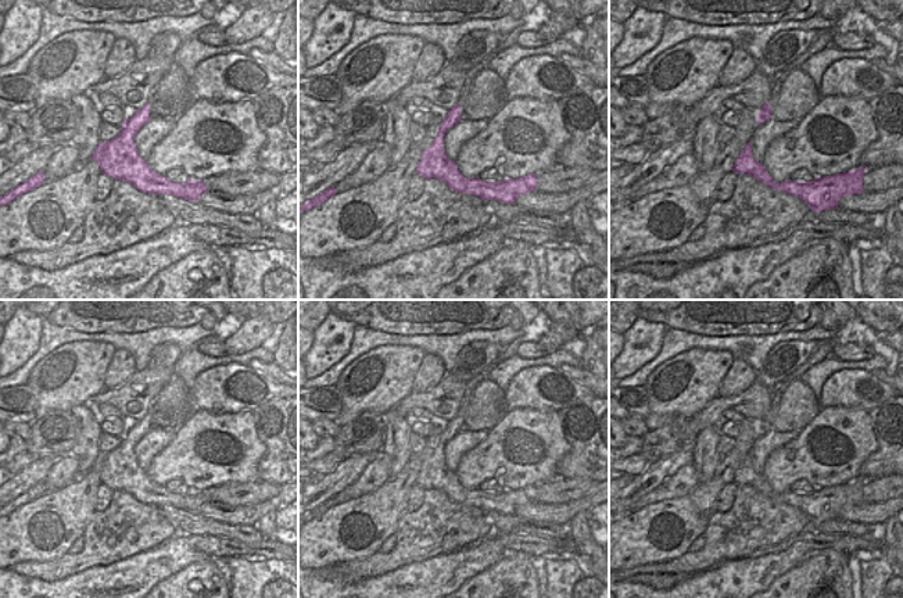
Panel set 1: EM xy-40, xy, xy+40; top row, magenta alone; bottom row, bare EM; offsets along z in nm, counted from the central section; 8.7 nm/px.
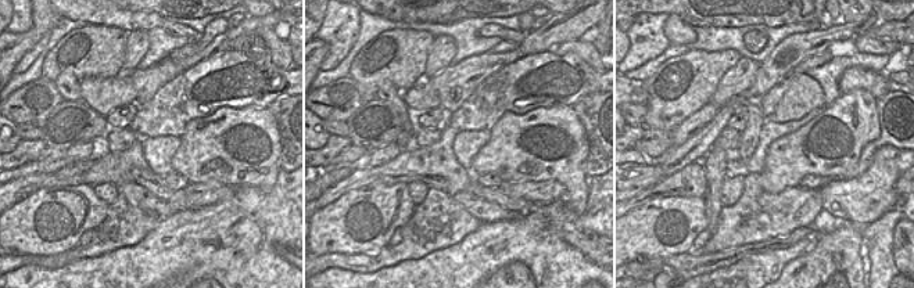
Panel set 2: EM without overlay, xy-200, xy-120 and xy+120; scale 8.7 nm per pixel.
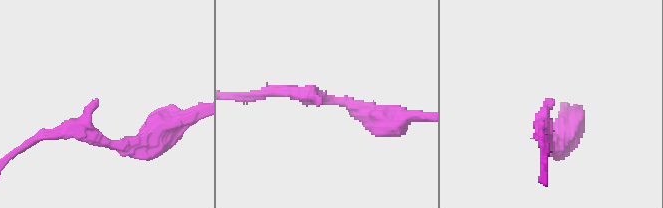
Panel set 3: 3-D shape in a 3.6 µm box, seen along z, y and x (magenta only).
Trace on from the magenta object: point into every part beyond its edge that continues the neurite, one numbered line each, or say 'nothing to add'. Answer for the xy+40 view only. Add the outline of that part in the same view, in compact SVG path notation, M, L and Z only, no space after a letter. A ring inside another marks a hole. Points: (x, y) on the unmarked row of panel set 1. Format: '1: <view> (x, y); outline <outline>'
nothing to add

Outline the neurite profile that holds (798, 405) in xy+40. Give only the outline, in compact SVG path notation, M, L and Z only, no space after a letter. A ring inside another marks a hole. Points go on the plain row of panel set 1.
M799 379L784 391L771 429L780 433L803 429L820 412L813 390Z

